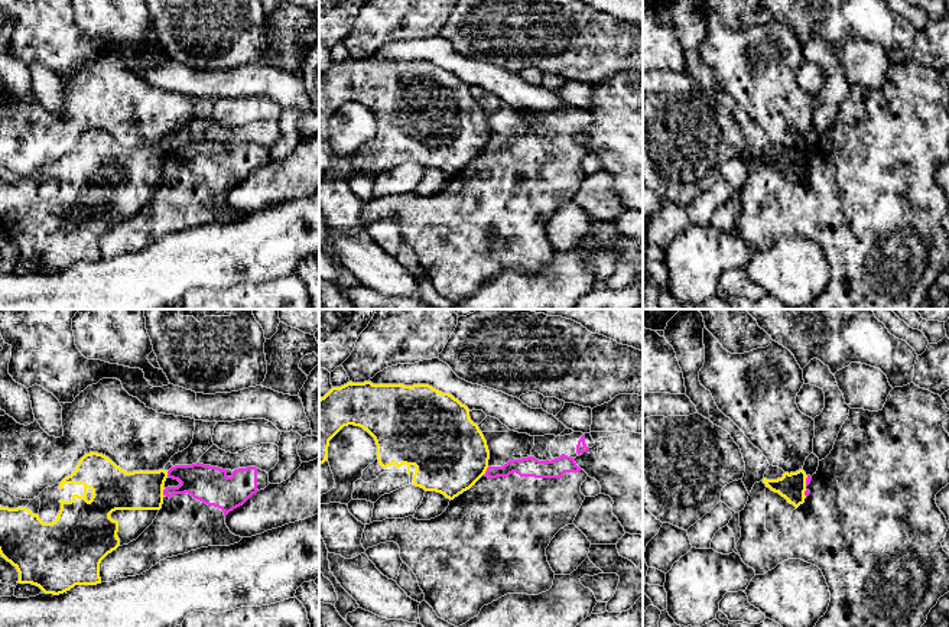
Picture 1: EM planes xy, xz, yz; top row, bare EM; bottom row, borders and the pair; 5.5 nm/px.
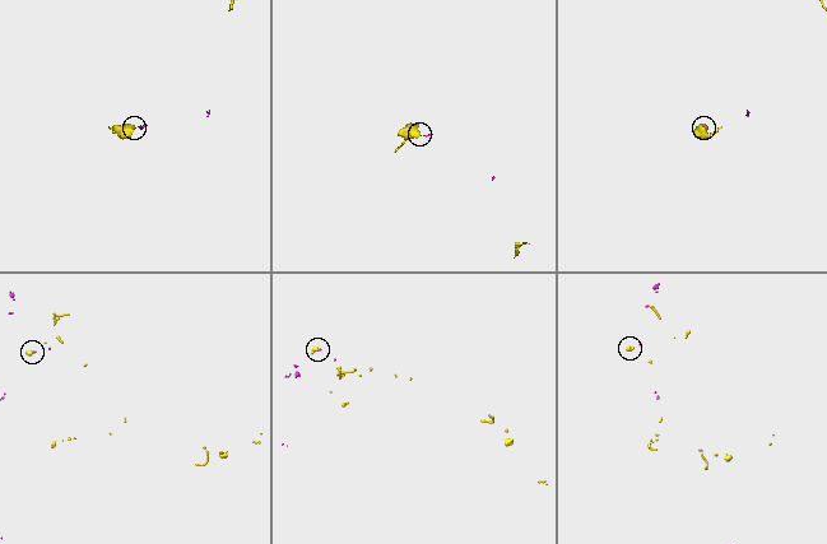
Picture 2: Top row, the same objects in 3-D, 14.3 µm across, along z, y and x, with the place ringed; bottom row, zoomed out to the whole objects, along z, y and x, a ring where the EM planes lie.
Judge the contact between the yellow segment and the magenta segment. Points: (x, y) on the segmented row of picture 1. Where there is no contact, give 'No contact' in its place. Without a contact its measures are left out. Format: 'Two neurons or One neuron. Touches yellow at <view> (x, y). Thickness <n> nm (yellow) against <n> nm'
Two neurons. Touches yellow at xz (486, 470). Thickness 420 nm (yellow) against 110 nm

